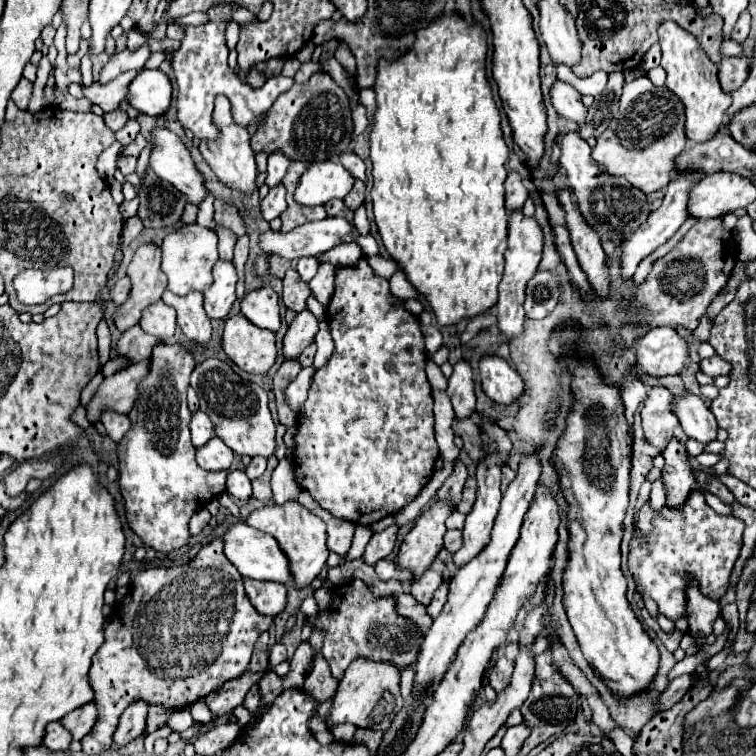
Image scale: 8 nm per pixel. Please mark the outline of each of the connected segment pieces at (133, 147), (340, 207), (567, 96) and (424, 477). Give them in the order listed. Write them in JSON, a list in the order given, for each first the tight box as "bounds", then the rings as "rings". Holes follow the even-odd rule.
[{"bounds":[118,133,148,159],"rings":[[[138,133],[136,139],[134,139],[130,145],[126,145],[126,147],[118,153],[118,159],[120,159],[120,157],[126,157],[126,155],[134,155],[134,157],[138,157],[140,151],[142,151],[146,145],[148,145],[148,141]]]},{"bounds":[324,199,352,221],"rings":[[[335,199],[326,203],[326,205],[324,205],[324,209],[326,209],[326,213],[328,213],[328,215],[344,217],[344,219],[352,221],[352,211],[350,211],[340,199]]]},{"bounds":[550,81,586,125],"rings":[[[556,81],[550,89],[552,95],[552,105],[558,111],[558,115],[562,115],[568,121],[574,121],[580,125],[586,123],[586,105],[582,103],[582,95],[568,83],[564,81]]]},{"bounds":[296,257,440,525],"rings":[[[360,257],[360,261],[356,265],[350,267],[338,267],[336,269],[336,291],[334,297],[330,301],[330,305],[326,307],[326,321],[330,325],[332,331],[332,339],[334,339],[334,353],[330,357],[330,361],[318,369],[312,377],[312,385],[308,391],[308,399],[300,411],[300,419],[298,419],[298,433],[296,433],[296,481],[302,489],[308,489],[310,495],[332,515],[336,515],[338,519],[344,521],[352,521],[356,525],[372,525],[376,521],[380,521],[386,515],[394,515],[396,511],[404,509],[410,501],[414,501],[414,497],[428,485],[428,481],[434,475],[434,465],[440,457],[440,449],[438,443],[434,439],[434,413],[432,413],[432,389],[430,383],[426,379],[426,361],[428,361],[428,353],[424,347],[424,335],[420,331],[420,321],[414,313],[408,313],[404,307],[404,301],[394,297],[390,293],[390,285],[388,279],[380,279],[374,271],[370,271],[370,263],[368,257]],[[404,353],[408,355],[408,363],[400,363]]]}]

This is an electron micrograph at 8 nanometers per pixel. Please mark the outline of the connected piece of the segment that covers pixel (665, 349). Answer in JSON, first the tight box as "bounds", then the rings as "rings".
{"bounds":[636,327,690,375],"rings":[[[656,327],[640,341],[636,349],[636,365],[640,367],[640,371],[650,375],[680,375],[682,365],[688,359],[688,353],[690,353],[690,339],[682,337],[678,329]]]}

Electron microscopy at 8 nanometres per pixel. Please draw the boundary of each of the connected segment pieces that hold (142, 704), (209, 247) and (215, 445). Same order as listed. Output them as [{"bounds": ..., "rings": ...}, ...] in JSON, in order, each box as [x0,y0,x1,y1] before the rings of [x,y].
[{"bounds":[114,701,148,745],"rings":[[[136,701],[124,709],[118,729],[116,729],[116,735],[114,735],[116,745],[126,745],[128,741],[142,735],[144,725],[146,725],[146,711],[148,711],[146,701]]]},{"bounds":[162,225,218,295],"rings":[[[176,225],[162,241],[162,271],[168,277],[168,289],[176,295],[186,295],[190,291],[206,291],[212,281],[212,267],[218,261],[216,249],[218,237],[212,229],[192,225]]]},{"bounds":[196,437,232,471],"rings":[[[212,437],[206,445],[196,449],[196,461],[202,469],[208,469],[208,471],[230,469],[232,449],[224,441],[218,441],[218,437]]]}]

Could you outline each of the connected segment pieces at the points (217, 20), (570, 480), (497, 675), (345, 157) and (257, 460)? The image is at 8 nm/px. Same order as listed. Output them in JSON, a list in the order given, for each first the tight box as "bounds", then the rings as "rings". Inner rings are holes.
[{"bounds":[172,3,294,139],"rings":[[[222,3],[222,5],[212,5],[206,11],[208,23],[204,25],[184,25],[184,37],[180,41],[180,47],[174,51],[174,61],[172,69],[178,81],[178,121],[182,123],[184,129],[190,129],[198,139],[212,139],[218,137],[218,129],[212,121],[212,111],[214,111],[214,97],[216,95],[226,95],[232,103],[232,113],[234,121],[238,125],[248,127],[250,123],[260,123],[266,115],[266,111],[272,107],[274,99],[288,91],[294,85],[294,79],[278,75],[278,79],[268,79],[262,87],[252,89],[244,85],[238,75],[228,67],[228,47],[226,47],[226,25],[232,21],[232,13],[238,11],[240,5]]]},{"bounds":[550,359,660,697],"rings":[[[590,359],[590,365],[578,365],[578,367],[570,367],[572,369],[572,399],[574,399],[574,405],[566,417],[566,429],[562,433],[562,437],[558,439],[556,443],[556,449],[554,449],[554,457],[550,457],[550,465],[554,465],[556,473],[558,473],[558,483],[560,483],[560,489],[564,491],[564,497],[570,505],[566,517],[568,517],[568,565],[564,569],[564,575],[562,575],[562,589],[564,589],[564,609],[566,609],[566,615],[568,615],[568,621],[576,633],[576,639],[582,647],[582,653],[584,657],[588,659],[590,665],[594,665],[594,671],[604,679],[604,683],[620,697],[630,697],[638,691],[646,691],[652,677],[656,675],[656,669],[658,669],[658,659],[660,659],[660,653],[656,649],[656,645],[650,641],[648,633],[644,631],[642,623],[636,619],[634,611],[630,609],[628,605],[628,599],[626,599],[626,577],[622,575],[620,571],[620,541],[622,541],[622,521],[624,521],[624,513],[626,513],[626,507],[628,507],[628,491],[630,491],[630,469],[632,469],[632,435],[630,435],[630,427],[626,423],[626,417],[624,417],[624,403],[622,403],[622,397],[620,397],[620,389],[614,387],[614,385],[606,385],[604,381],[604,375],[602,375],[602,369],[594,363],[594,359]],[[590,399],[604,399],[606,405],[598,403],[598,401],[590,401]]]},{"bounds":[490,657,512,693],"rings":[[[500,657],[498,663],[492,667],[490,671],[490,685],[496,693],[500,693],[502,689],[506,689],[506,685],[510,683],[510,673],[512,673],[512,663],[506,657]]]},{"bounds":[338,151,367,182],"rings":[[[346,151],[346,153],[340,153],[338,159],[340,159],[340,163],[342,163],[354,177],[358,177],[358,179],[367,182],[366,165],[356,153]]]},{"bounds":[246,457,266,479],"rings":[[[254,457],[252,463],[246,467],[246,475],[250,479],[258,479],[266,471],[266,457]]]}]

